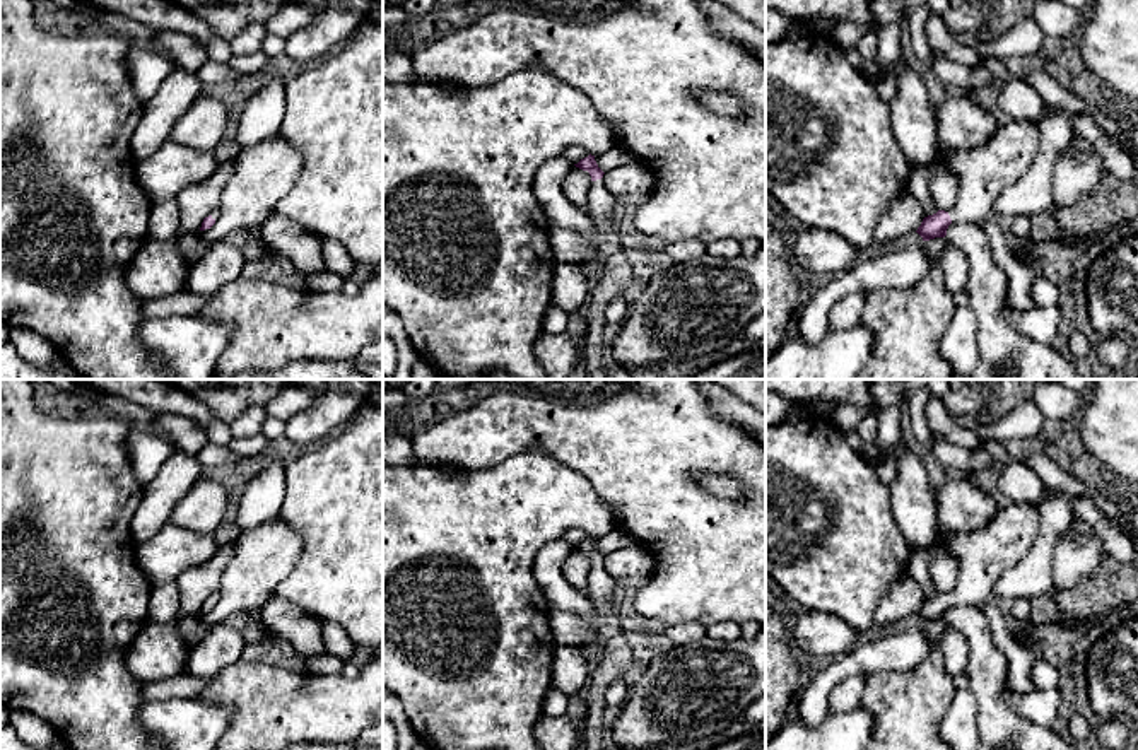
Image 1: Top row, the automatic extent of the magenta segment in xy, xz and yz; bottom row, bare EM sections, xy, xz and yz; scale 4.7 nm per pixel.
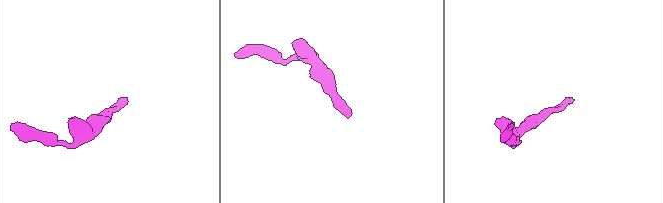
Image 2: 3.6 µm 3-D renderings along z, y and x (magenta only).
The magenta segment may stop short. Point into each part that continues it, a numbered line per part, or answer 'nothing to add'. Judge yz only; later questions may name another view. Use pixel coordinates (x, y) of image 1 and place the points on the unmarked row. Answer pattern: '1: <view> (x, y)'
1: yz (983, 556)

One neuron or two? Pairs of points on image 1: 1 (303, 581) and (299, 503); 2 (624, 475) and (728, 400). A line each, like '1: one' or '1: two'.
1: one
2: two

